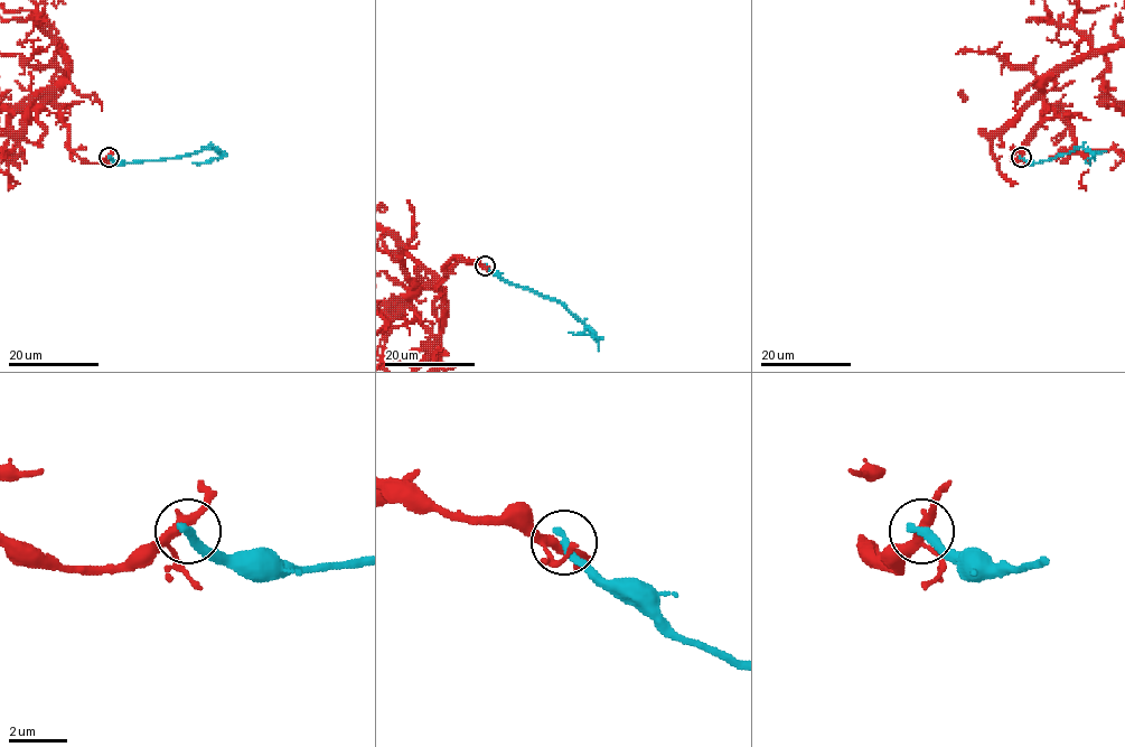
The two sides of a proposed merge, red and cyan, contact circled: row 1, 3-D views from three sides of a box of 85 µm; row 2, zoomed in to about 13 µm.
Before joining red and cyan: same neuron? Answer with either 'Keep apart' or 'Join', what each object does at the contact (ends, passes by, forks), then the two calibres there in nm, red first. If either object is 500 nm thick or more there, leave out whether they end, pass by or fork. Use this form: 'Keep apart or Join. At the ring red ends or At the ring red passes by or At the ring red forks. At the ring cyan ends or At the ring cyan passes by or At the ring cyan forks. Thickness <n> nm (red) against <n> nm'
Keep apart. At the ring red forks. At the ring cyan ends. Thickness 280 nm (red) against 360 nm

